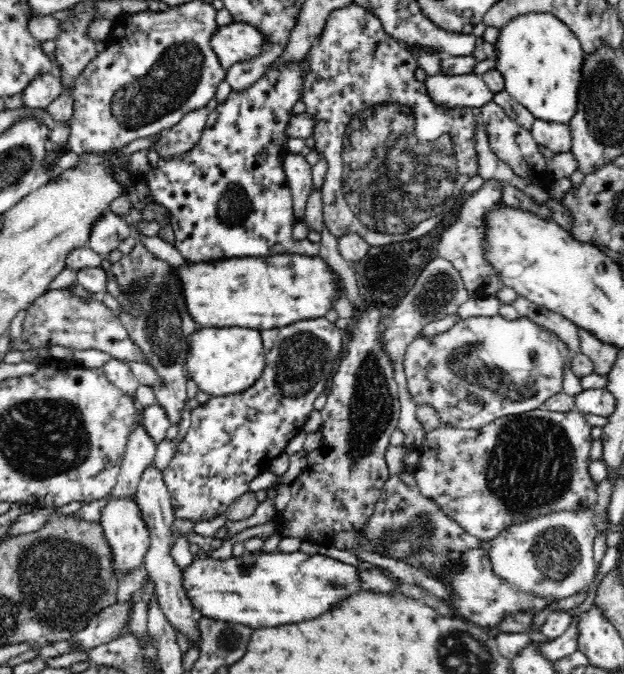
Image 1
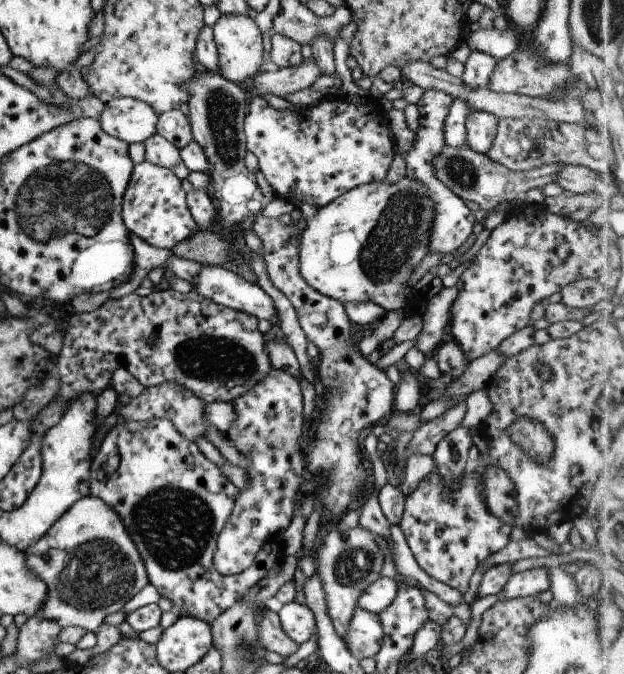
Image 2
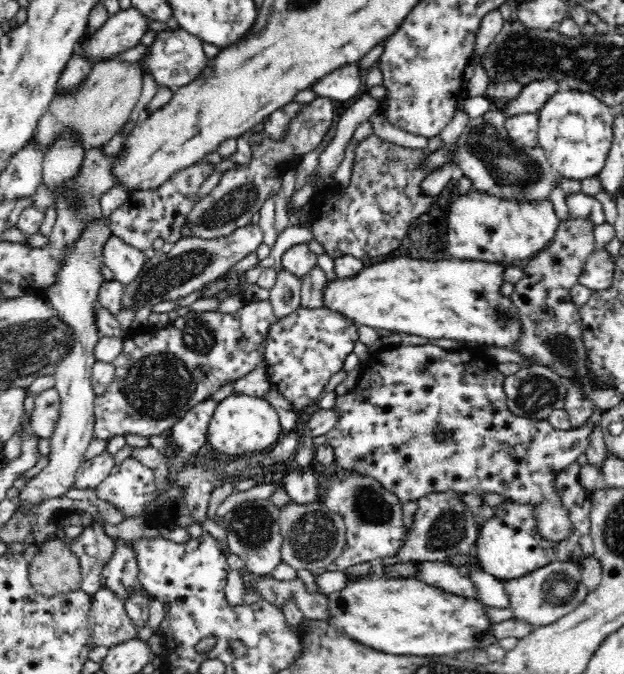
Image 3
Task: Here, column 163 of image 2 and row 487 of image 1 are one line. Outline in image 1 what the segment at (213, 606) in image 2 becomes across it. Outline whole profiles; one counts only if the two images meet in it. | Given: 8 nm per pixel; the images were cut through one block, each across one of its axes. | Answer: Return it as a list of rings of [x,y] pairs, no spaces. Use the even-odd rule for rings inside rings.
[[[540,408],[497,418],[479,429],[466,430],[441,421],[435,429],[426,431],[424,444],[416,450],[419,459],[411,471],[426,498],[434,500],[444,514],[487,545],[502,530],[536,515],[576,512],[595,506],[597,484],[588,474],[588,465],[592,462],[589,459],[592,426],[584,417],[578,410],[559,413]]]

